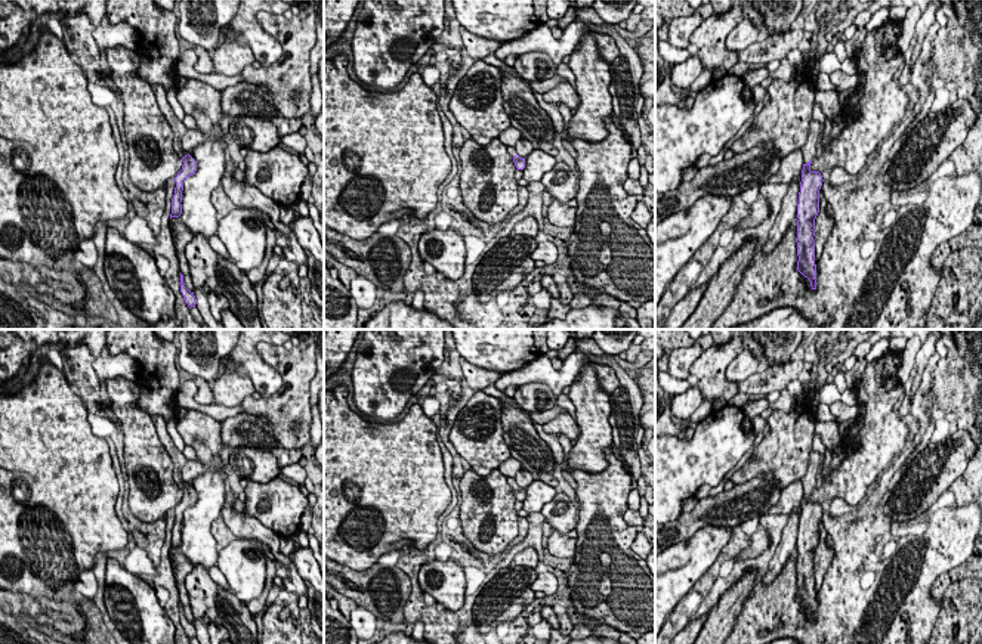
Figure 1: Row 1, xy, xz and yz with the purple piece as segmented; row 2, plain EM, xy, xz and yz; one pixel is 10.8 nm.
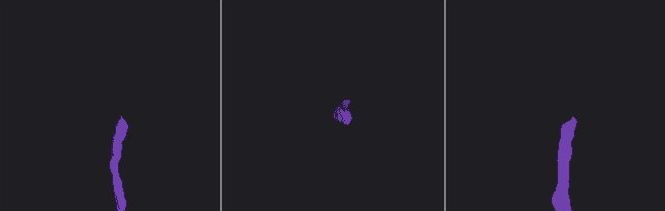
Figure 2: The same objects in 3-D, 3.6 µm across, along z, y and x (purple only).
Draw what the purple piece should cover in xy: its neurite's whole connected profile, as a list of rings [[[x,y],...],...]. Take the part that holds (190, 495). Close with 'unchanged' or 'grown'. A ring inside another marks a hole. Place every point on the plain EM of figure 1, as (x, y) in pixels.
[[[161,415],[151,417],[157,430],[157,434],[160,437],[160,442],[164,445],[166,451],[169,452],[173,465],[175,465],[175,482],[182,489],[183,496],[182,501],[175,508],[176,518],[175,526],[172,529],[172,548],[179,548],[182,545],[182,521],[183,521],[183,513],[186,508],[195,505],[197,502],[197,492],[183,482],[182,479],[182,468],[186,464],[185,455],[176,448],[176,445],[172,440],[172,436],[167,431],[166,419]]]; grown

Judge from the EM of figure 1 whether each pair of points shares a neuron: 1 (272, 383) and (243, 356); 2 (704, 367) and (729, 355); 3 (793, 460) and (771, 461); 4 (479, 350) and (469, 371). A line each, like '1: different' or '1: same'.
1: same
2: same
3: same
4: different

